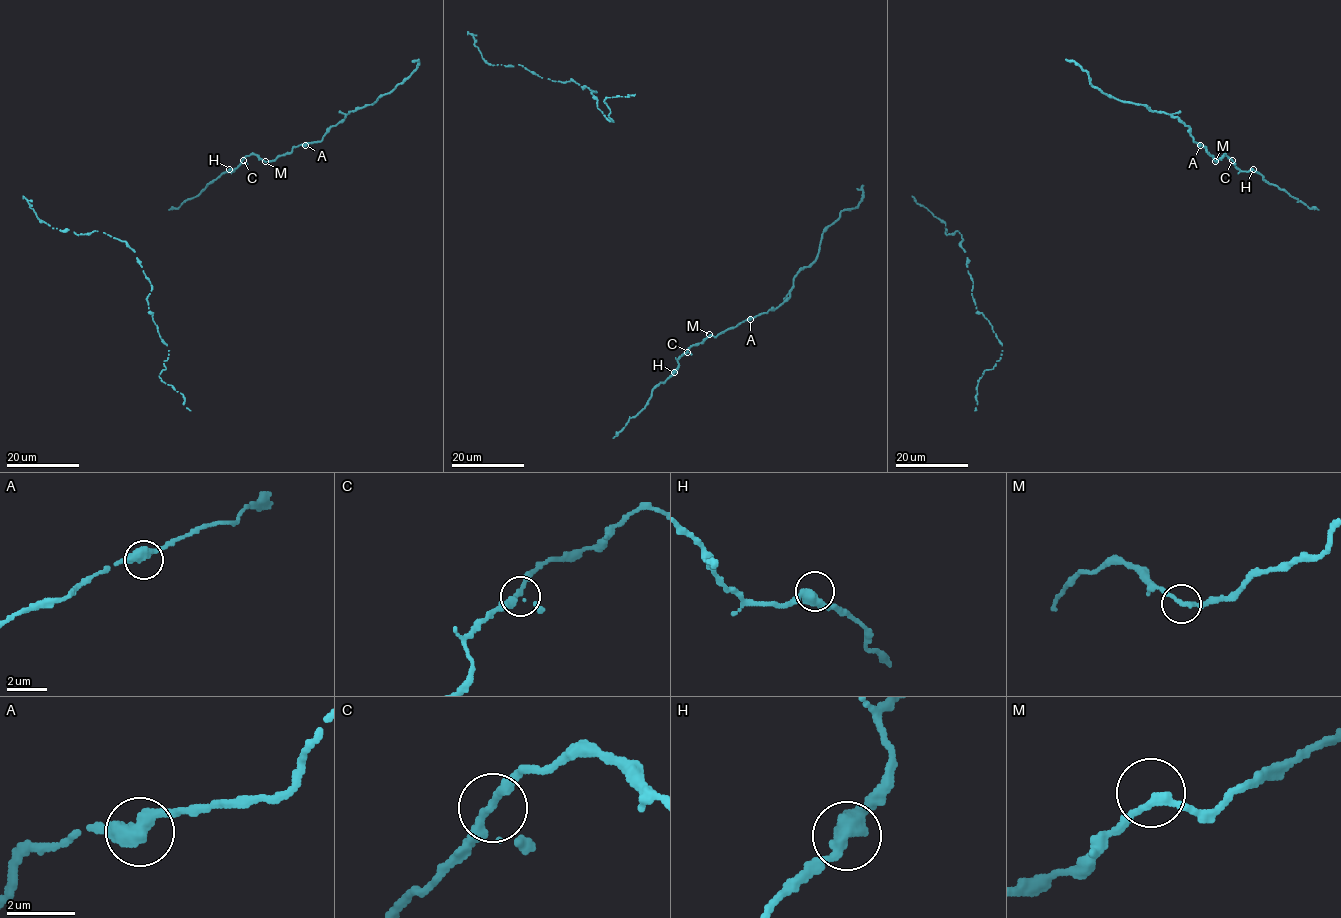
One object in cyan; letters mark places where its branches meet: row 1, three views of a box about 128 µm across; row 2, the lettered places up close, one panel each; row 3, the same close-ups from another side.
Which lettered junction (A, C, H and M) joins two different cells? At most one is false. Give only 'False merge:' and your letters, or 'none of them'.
False merge: none of them

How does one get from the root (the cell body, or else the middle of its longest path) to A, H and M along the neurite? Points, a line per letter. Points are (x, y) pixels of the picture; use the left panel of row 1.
A: (242, 160), (255, 154), (266, 161), (273, 160), (290, 152), (294, 147), (306, 145)
H: (242, 160), (234, 171), (229, 169)
M: (242, 160), (255, 154), (265, 161)

